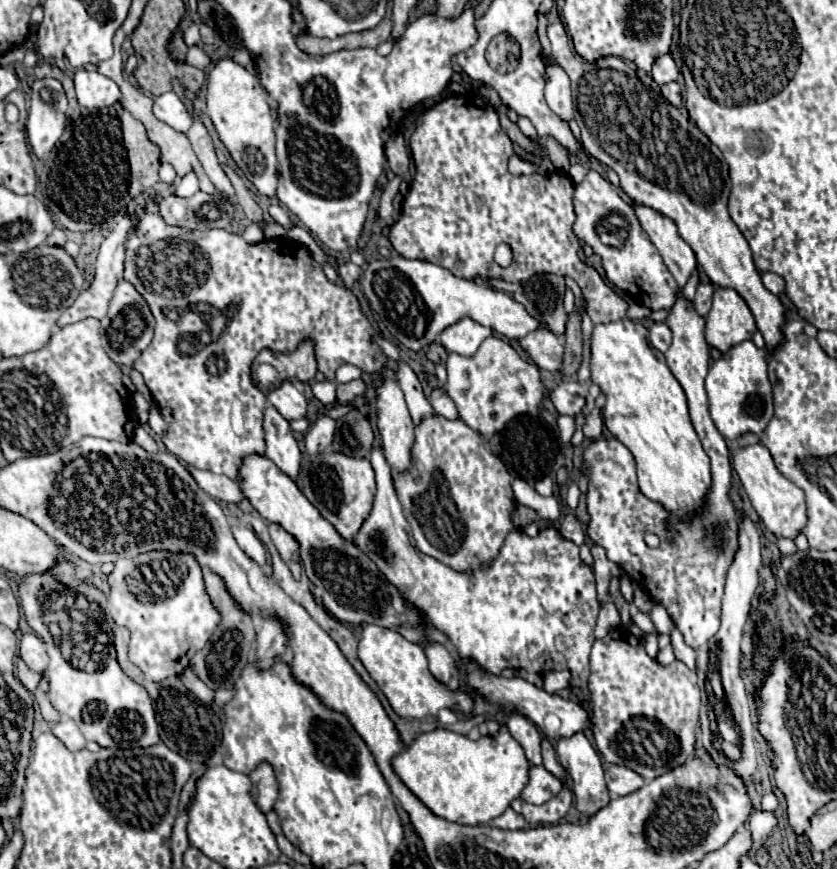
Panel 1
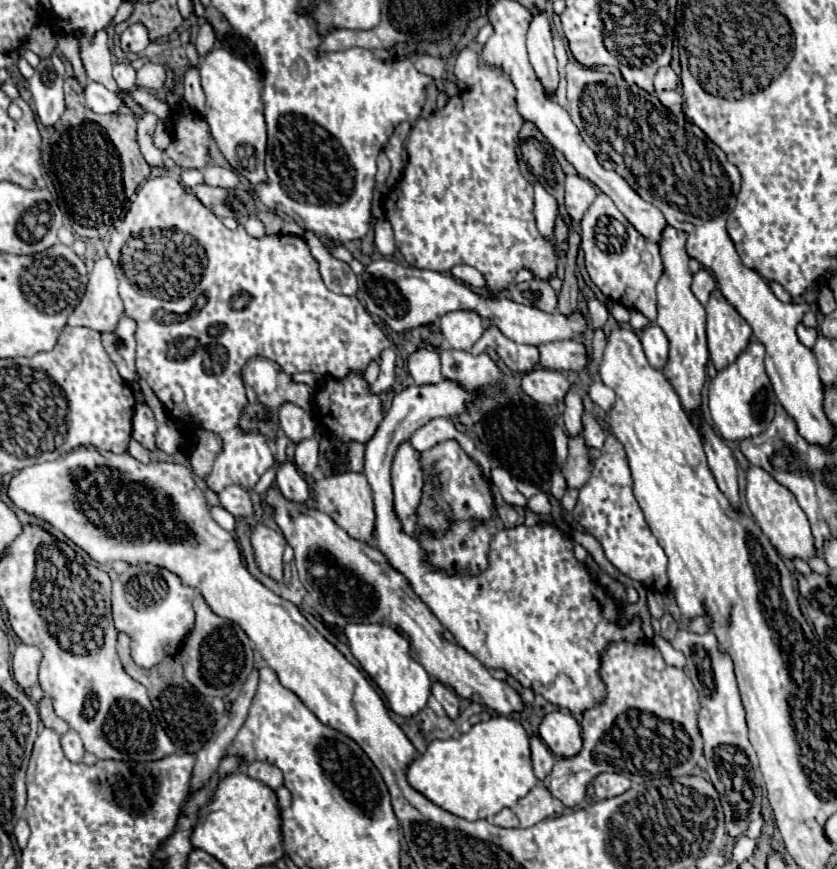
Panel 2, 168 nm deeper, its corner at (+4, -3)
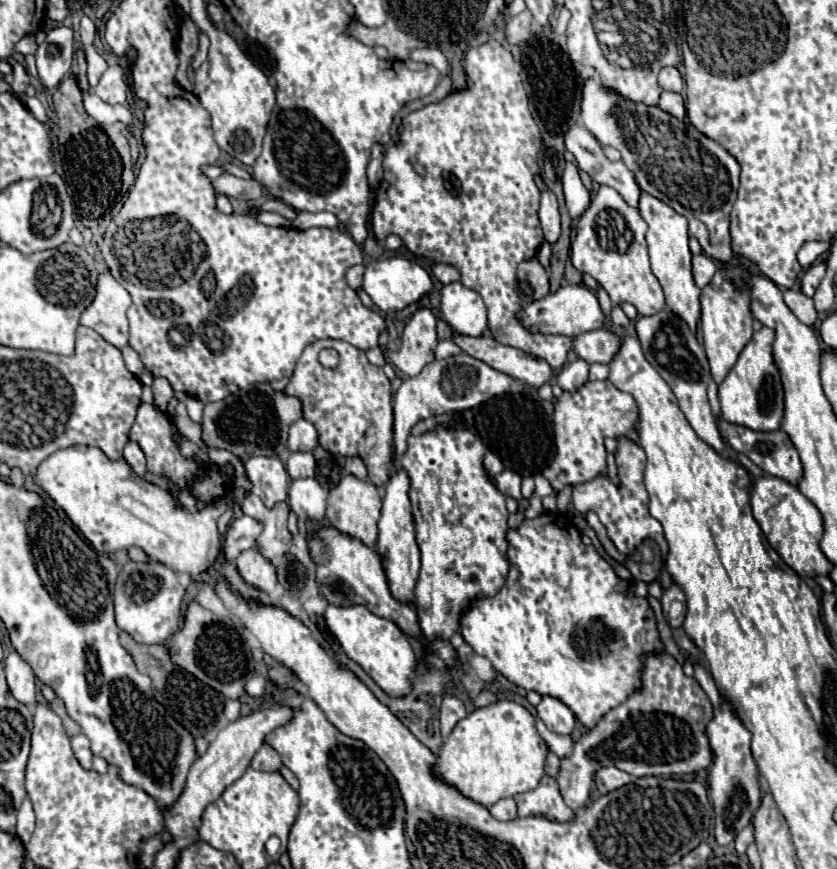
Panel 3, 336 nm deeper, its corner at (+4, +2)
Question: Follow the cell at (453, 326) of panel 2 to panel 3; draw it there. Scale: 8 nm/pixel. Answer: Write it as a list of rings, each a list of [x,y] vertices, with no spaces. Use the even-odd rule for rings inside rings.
[[[459,281],[443,285],[441,315],[461,335],[479,337],[487,331],[487,309],[481,295]]]

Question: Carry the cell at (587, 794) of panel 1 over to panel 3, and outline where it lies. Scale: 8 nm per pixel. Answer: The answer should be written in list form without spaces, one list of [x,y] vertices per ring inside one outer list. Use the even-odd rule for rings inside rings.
[[[549,695],[541,697],[541,701],[537,705],[537,715],[547,725],[549,731],[559,733],[559,735],[569,735],[575,727],[573,711],[565,703],[561,703],[559,699],[549,697]]]

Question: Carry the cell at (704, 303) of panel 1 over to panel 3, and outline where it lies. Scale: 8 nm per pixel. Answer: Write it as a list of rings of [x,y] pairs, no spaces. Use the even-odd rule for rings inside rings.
[[[705,253],[693,255],[693,279],[699,287],[705,287],[715,275],[715,271],[717,271],[717,265],[711,257],[707,257]]]

